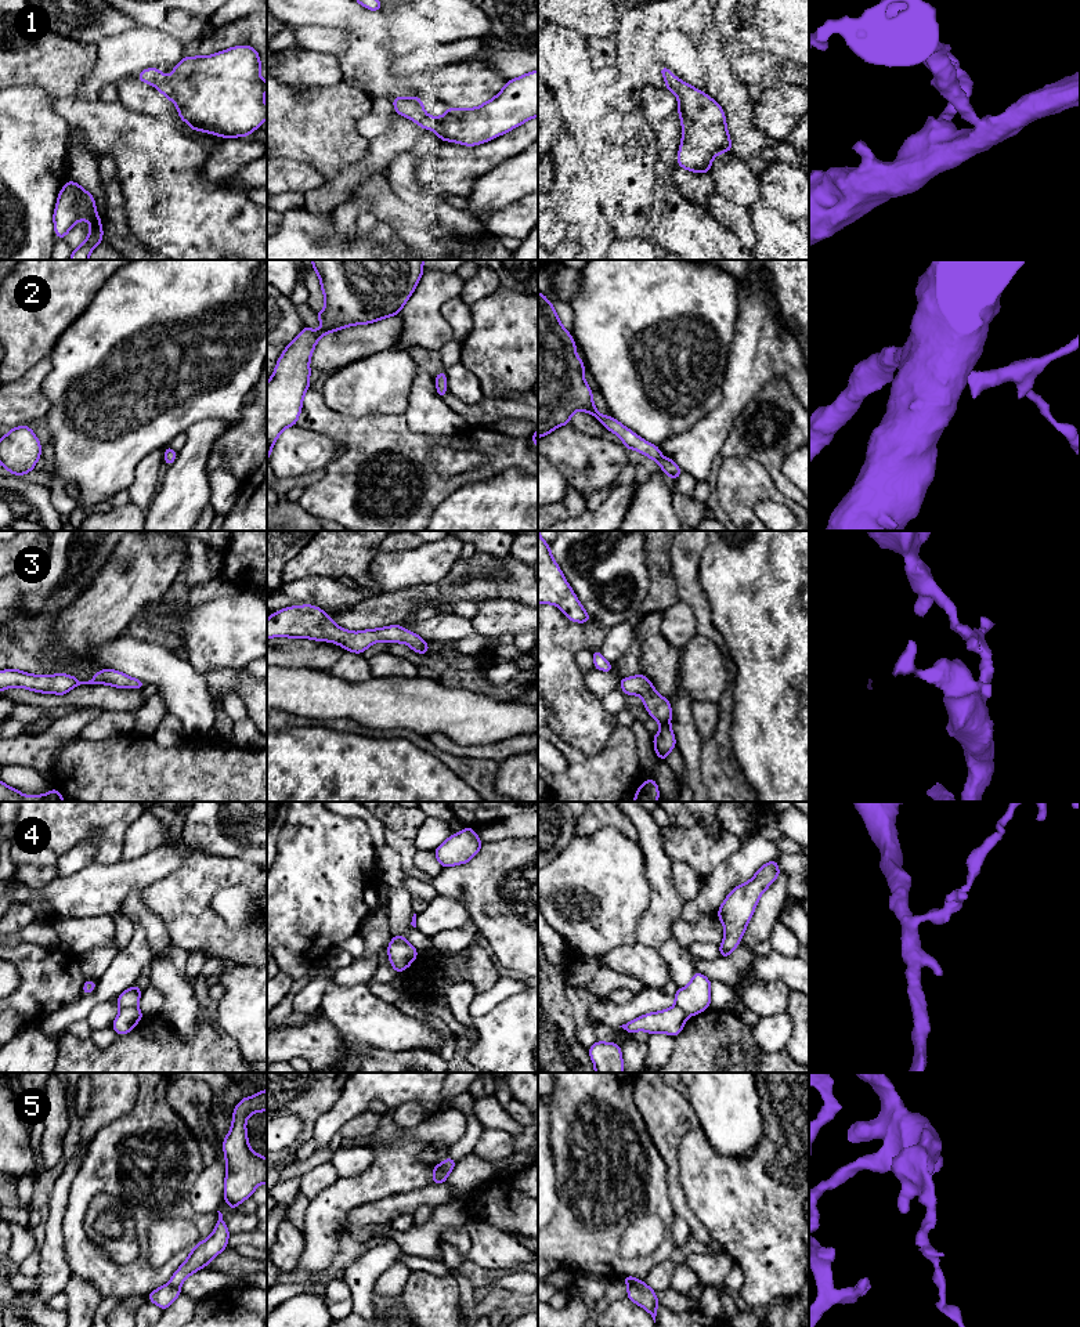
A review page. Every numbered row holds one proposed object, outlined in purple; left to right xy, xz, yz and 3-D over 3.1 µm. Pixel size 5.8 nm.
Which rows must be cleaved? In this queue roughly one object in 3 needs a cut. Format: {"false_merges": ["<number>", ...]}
{"false_merges": ["4", "5"]}

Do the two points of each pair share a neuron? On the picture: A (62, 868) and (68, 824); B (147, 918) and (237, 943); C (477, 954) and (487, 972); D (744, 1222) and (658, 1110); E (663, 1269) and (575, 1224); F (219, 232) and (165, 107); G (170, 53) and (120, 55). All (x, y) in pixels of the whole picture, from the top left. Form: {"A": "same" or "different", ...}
{"A": "different", "B": "different", "C": "same", "D": "different", "E": "different", "F": "different", "G": "same"}

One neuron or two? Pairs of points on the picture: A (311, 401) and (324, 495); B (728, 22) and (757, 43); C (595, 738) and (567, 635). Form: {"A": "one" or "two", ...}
{"A": "one", "B": "one", "C": "one"}

